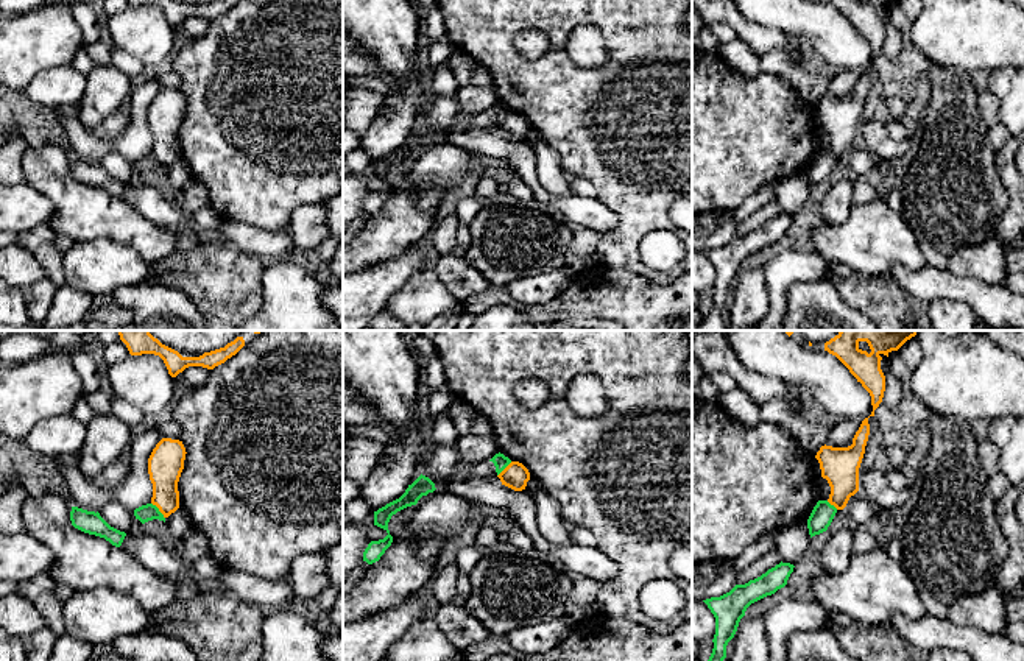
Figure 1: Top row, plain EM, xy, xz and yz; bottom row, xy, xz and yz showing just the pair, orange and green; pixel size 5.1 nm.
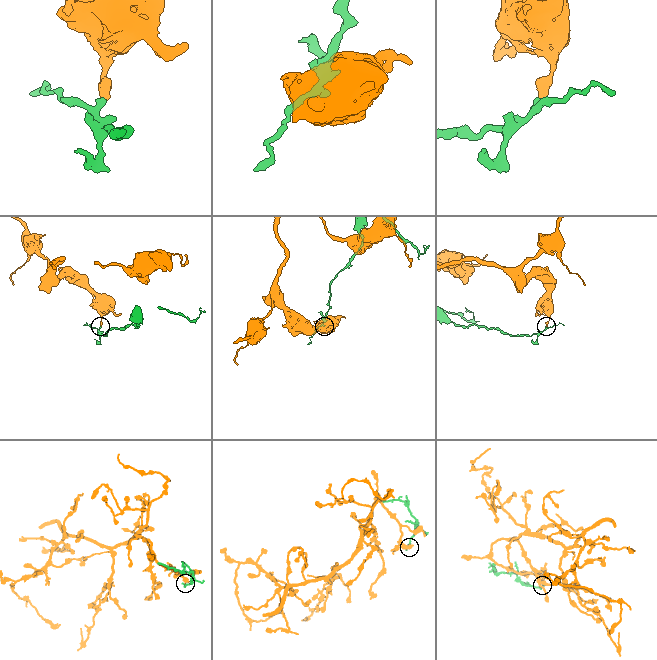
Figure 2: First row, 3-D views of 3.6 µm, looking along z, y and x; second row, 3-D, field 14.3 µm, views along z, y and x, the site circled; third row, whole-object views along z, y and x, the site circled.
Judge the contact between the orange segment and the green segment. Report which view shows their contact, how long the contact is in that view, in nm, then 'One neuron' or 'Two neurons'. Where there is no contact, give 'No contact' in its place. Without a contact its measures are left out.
Touches orange in xy. Shared border 110 nm. Two neurons

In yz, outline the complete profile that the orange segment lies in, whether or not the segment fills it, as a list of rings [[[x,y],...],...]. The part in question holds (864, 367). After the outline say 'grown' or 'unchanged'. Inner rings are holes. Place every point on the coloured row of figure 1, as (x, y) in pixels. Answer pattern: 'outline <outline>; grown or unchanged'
outline [[[840,330],[834,338],[824,343],[824,351],[835,355],[862,384],[871,396],[873,412],[879,407],[885,391],[885,376],[881,369],[882,354],[888,357],[892,351],[898,351],[907,340],[916,335],[916,330]]]; unchanged

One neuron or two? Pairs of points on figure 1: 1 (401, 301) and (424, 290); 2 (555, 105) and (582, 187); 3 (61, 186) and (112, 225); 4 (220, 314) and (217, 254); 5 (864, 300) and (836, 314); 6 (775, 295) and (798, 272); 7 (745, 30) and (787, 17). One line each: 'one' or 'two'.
1: one
2: two
3: one
4: one
5: two
6: one
7: two

